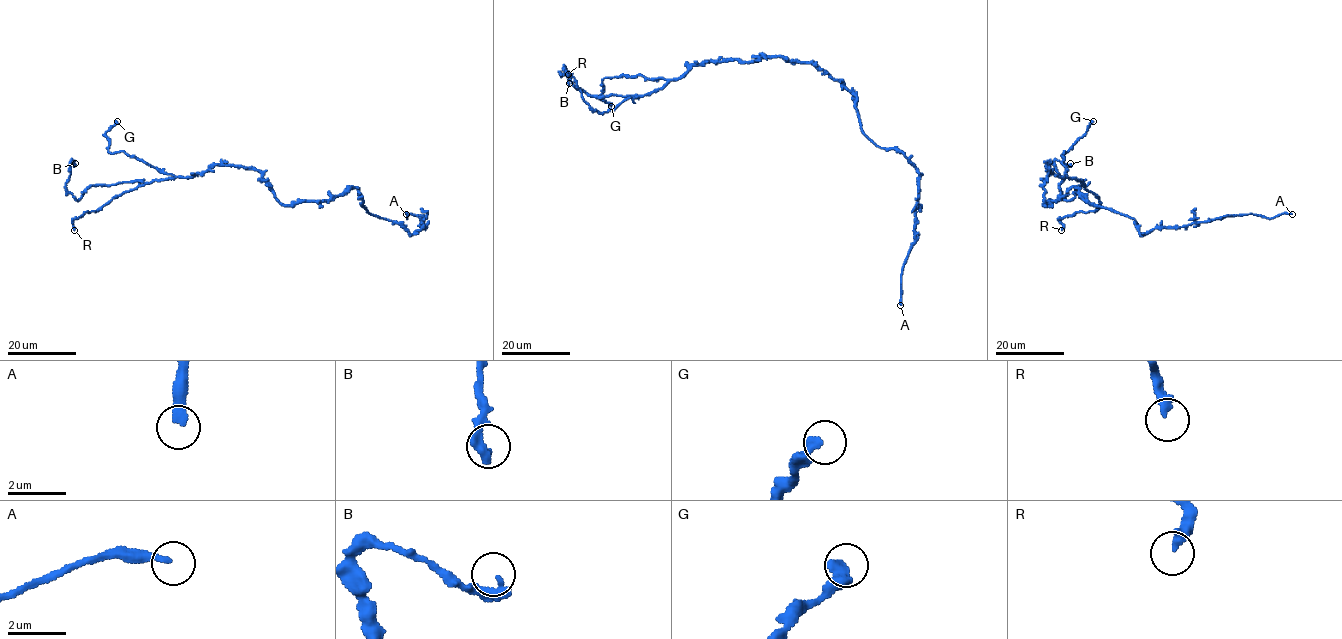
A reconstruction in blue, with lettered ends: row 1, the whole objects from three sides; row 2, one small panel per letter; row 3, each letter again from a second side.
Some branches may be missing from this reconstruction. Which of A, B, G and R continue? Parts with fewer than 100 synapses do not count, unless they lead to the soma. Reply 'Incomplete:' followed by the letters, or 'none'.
Incomplete: A

